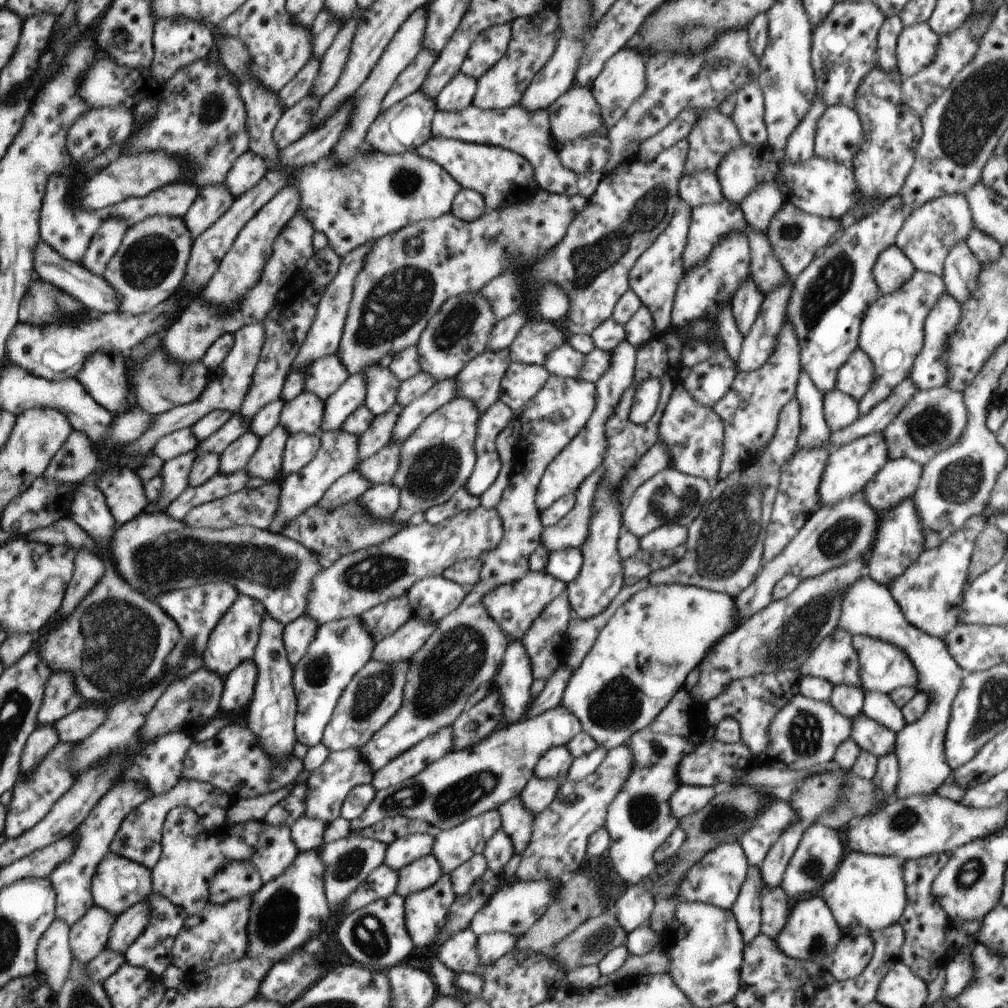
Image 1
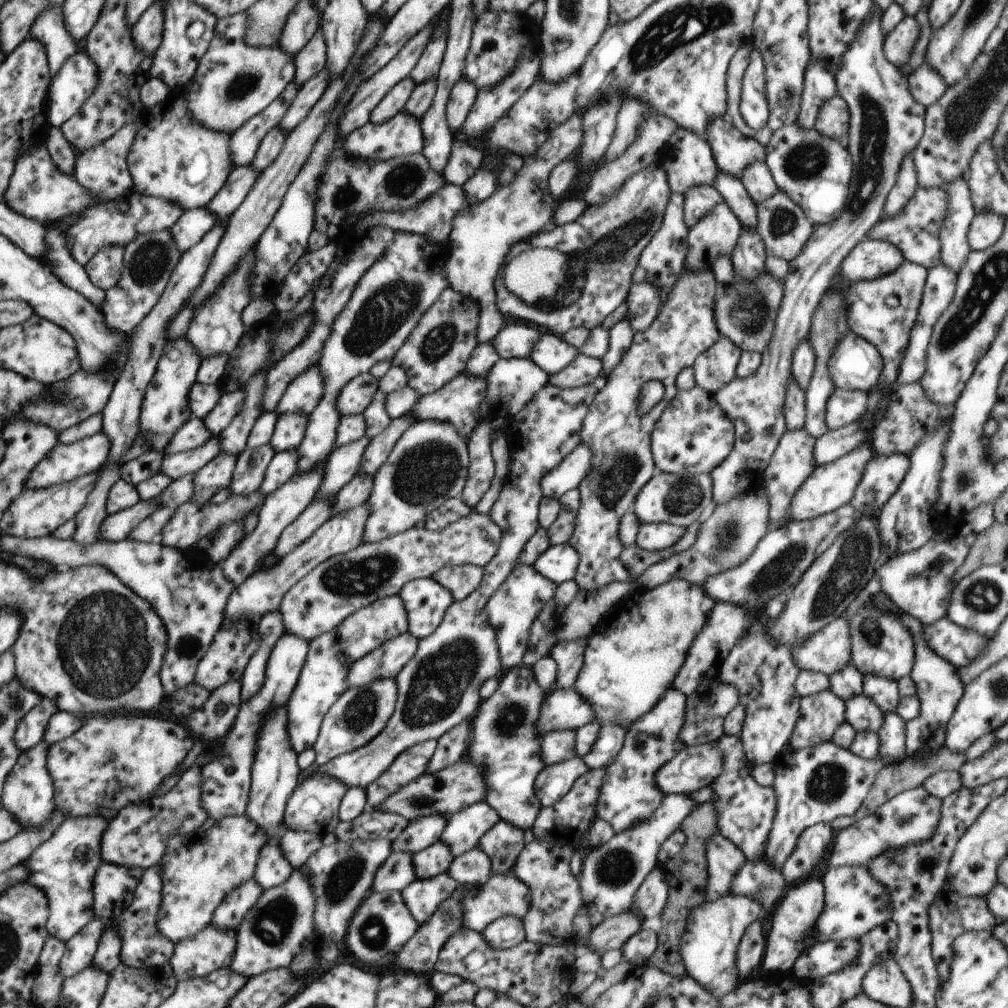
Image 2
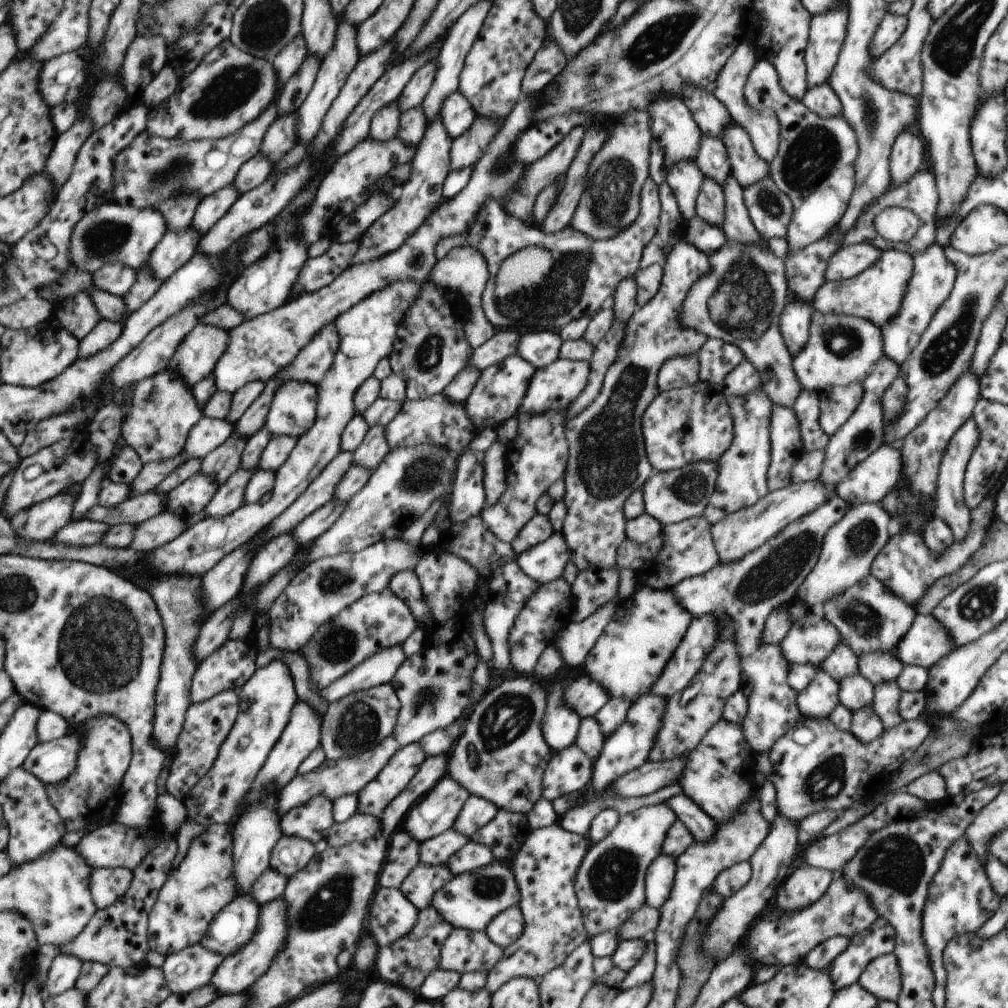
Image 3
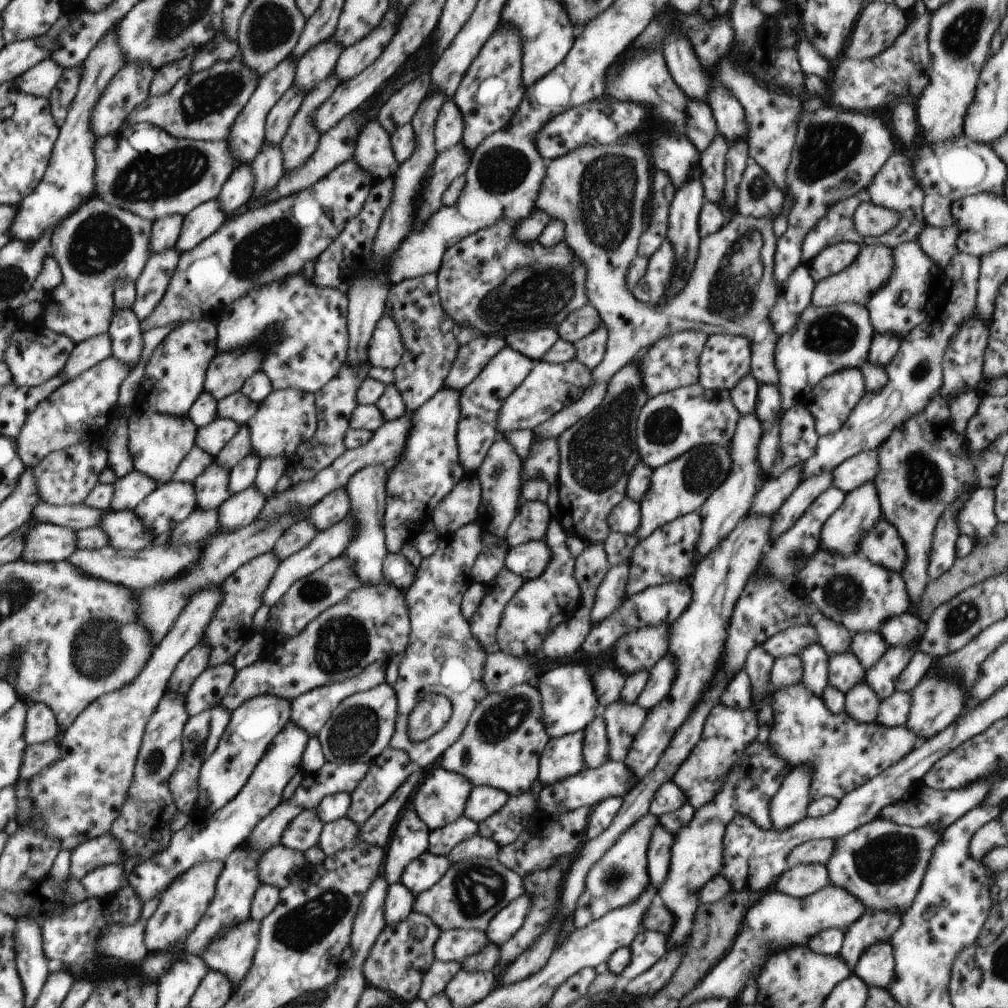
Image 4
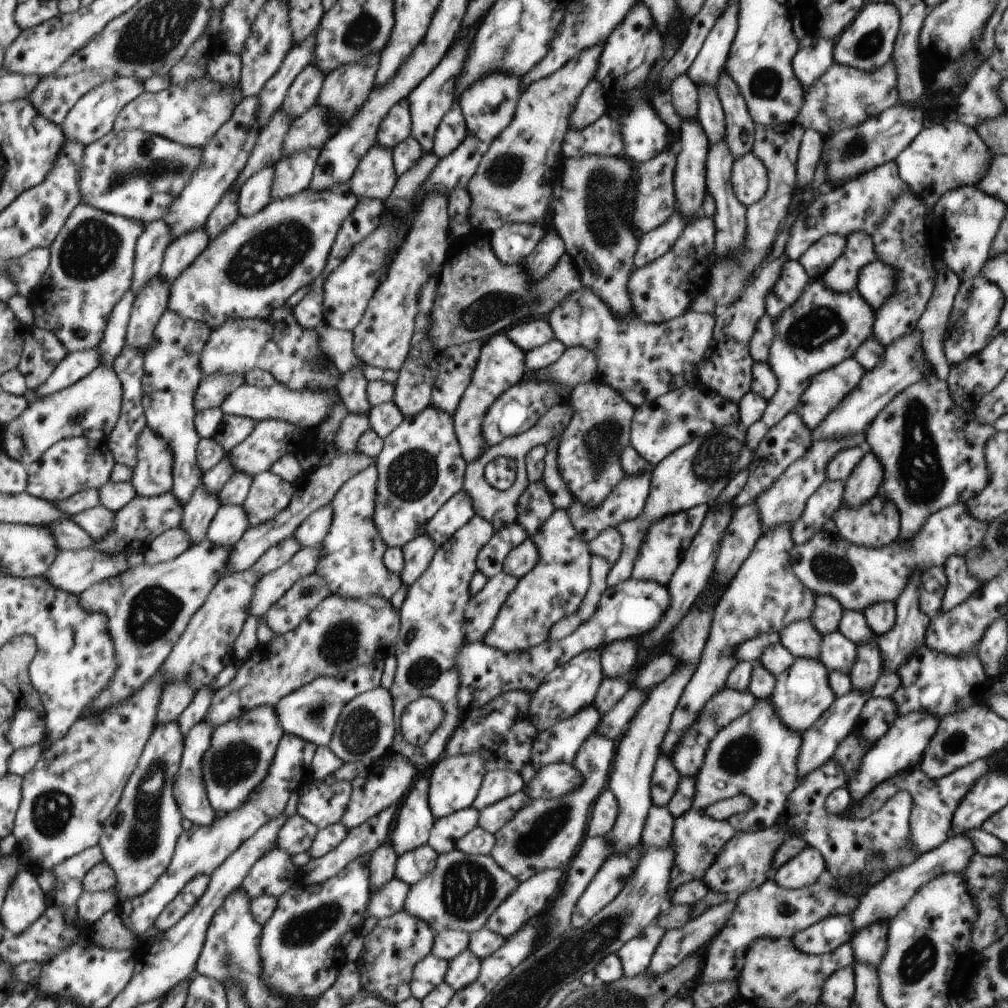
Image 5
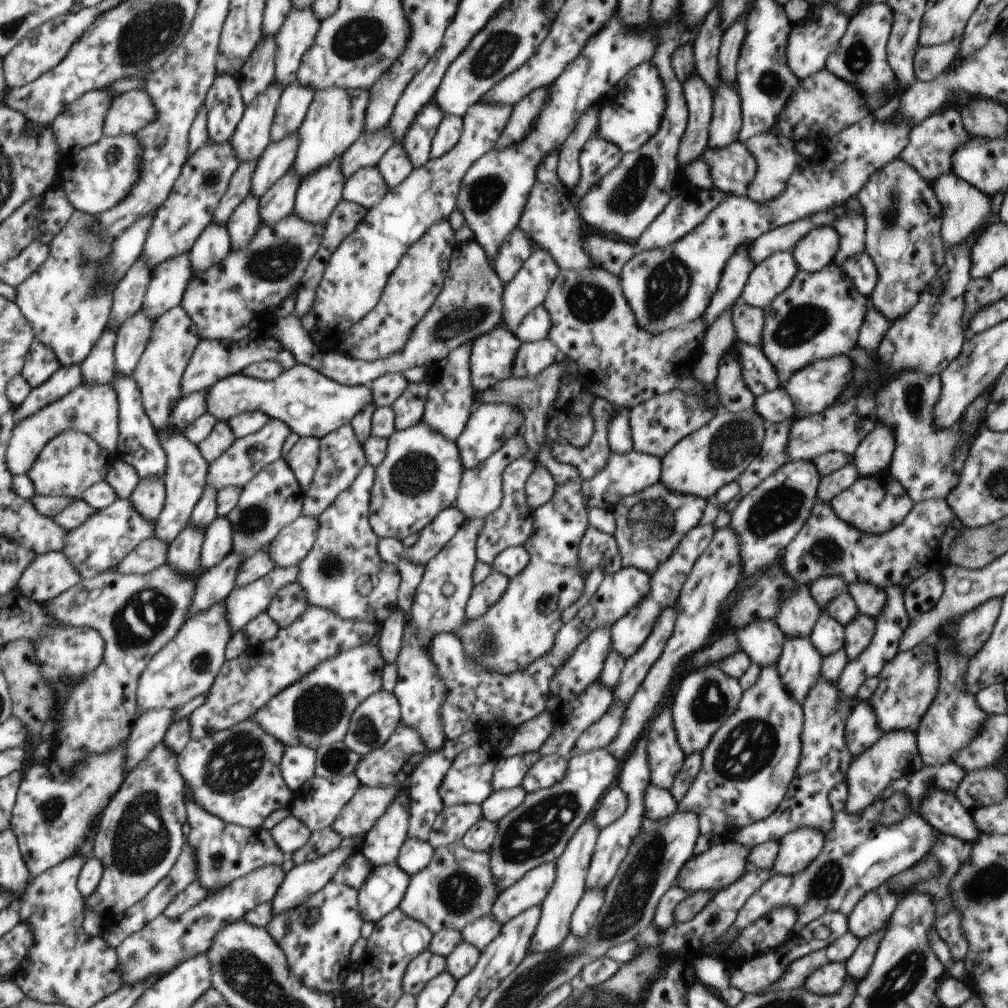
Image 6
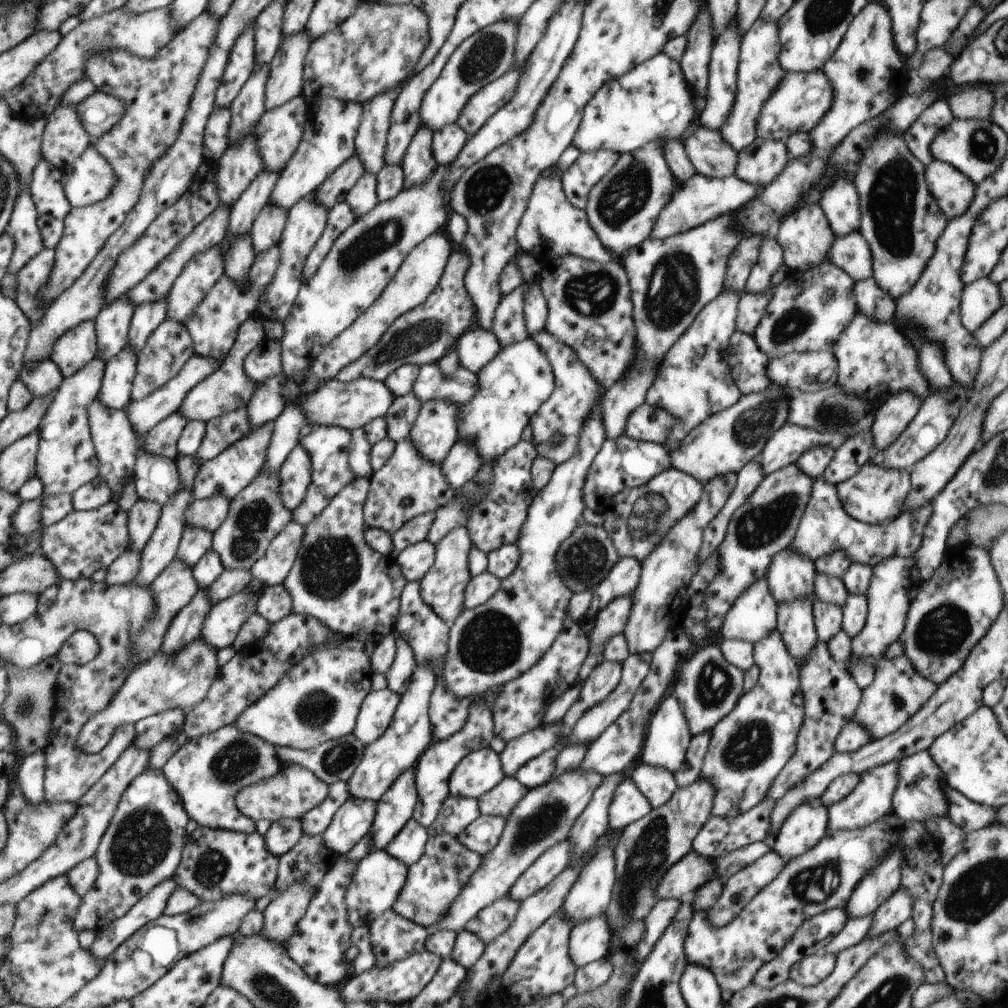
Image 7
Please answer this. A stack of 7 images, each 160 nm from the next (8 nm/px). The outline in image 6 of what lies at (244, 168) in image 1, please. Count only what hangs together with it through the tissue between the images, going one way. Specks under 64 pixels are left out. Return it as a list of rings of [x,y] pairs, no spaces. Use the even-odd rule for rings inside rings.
[[[188,253],[174,256],[156,266],[144,296],[144,314],[156,321],[168,310],[181,305],[181,298],[192,277]]]

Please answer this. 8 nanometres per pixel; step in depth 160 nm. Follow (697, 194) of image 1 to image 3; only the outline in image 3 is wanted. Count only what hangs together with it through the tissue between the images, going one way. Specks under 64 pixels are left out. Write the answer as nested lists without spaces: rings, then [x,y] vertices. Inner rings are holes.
[[[662,96],[660,100],[656,100],[656,104],[652,104],[650,116],[652,116],[652,136],[656,140],[652,140],[651,144],[649,178],[659,186],[666,181],[668,170],[676,162],[696,159],[696,154],[700,150],[700,138],[702,138],[703,133],[698,128],[698,124],[694,122],[690,110],[684,106],[684,102],[680,98],[668,100],[668,96]]]

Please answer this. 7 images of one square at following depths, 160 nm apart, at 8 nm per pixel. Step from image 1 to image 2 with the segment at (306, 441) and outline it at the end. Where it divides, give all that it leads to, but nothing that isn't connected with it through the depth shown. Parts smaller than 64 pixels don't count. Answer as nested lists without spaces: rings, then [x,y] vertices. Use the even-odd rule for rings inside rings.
[[[298,449],[280,451],[270,461],[264,475],[264,480],[258,491],[268,496],[279,486],[282,486],[294,473],[297,472]]]

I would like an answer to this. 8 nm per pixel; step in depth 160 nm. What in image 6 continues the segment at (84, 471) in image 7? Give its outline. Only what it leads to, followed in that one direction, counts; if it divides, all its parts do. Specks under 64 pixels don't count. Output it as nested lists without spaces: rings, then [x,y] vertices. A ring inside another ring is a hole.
[[[106,330],[102,338],[95,345],[91,355],[81,363],[82,383],[108,383],[113,380],[114,374],[114,346],[117,332]],[[68,428],[44,446],[27,476],[34,482],[37,496],[82,499],[88,488],[105,479],[112,459],[88,434]]]

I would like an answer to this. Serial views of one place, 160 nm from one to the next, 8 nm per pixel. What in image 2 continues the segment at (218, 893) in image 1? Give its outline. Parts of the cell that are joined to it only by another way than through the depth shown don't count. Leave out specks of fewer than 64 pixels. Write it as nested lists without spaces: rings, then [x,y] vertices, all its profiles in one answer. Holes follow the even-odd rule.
[[[254,878],[248,879],[224,897],[219,907],[214,911],[212,924],[219,929],[234,929],[236,931],[245,912],[254,906],[263,891]]]

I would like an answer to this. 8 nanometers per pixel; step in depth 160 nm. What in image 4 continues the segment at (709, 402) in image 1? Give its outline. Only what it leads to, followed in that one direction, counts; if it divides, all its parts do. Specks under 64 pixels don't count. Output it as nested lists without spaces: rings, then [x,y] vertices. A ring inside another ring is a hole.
[[[712,335],[699,360],[699,383],[706,390],[729,391],[751,372],[751,342],[741,336]]]

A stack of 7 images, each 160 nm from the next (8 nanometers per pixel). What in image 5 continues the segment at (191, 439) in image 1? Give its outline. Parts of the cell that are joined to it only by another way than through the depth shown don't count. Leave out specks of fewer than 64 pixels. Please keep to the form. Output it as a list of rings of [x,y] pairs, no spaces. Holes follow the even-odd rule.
[[[224,415],[219,430],[215,432],[212,438],[228,453],[232,448],[235,448],[240,442],[244,442],[250,436],[254,430],[254,426],[256,426],[256,420],[252,418]]]

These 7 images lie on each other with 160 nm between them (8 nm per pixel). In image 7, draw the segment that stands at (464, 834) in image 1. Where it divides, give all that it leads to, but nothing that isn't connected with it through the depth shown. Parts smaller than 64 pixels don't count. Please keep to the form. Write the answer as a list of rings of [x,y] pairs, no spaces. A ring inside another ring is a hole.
[[[561,722],[536,727],[515,739],[510,739],[499,754],[506,777],[514,777],[516,771],[529,760],[540,756],[555,746],[561,735]]]

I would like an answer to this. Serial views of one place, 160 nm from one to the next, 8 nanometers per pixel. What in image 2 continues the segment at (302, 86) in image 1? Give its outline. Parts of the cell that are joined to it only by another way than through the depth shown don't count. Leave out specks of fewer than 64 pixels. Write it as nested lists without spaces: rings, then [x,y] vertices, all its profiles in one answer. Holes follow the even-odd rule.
[[[292,81],[272,104],[269,104],[261,113],[247,120],[242,127],[236,129],[236,132],[231,136],[230,146],[235,166],[252,164],[262,139],[271,128],[279,126],[298,91],[299,86]]]

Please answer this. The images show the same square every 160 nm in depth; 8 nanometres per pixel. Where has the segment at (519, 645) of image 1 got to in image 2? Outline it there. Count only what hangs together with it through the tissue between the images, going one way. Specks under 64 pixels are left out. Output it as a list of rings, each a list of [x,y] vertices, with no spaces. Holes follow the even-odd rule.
[[[524,664],[509,668],[499,676],[498,688],[481,701],[472,721],[473,739],[466,756],[485,766],[488,803],[502,821],[522,831],[532,828],[539,817],[541,802],[535,791],[537,774],[545,767],[540,756],[540,738],[535,722],[547,692],[533,678],[533,670]]]

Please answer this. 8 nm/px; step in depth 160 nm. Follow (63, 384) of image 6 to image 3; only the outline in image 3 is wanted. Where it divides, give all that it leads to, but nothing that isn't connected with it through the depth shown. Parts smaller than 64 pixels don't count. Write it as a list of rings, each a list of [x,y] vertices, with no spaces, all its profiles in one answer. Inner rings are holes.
[[[100,320],[99,325],[85,339],[80,340],[78,344],[78,359],[90,358],[98,352],[102,352],[104,348],[111,347],[113,343],[123,333],[124,324],[127,320],[118,320],[118,322],[110,322],[110,320]]]

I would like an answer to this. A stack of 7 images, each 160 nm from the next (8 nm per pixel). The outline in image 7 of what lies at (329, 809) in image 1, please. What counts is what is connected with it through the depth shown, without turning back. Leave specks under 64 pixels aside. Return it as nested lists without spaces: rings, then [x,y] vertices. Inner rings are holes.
[[[285,818],[273,821],[263,837],[268,850],[279,857],[286,854],[302,835],[304,834],[300,820]]]

